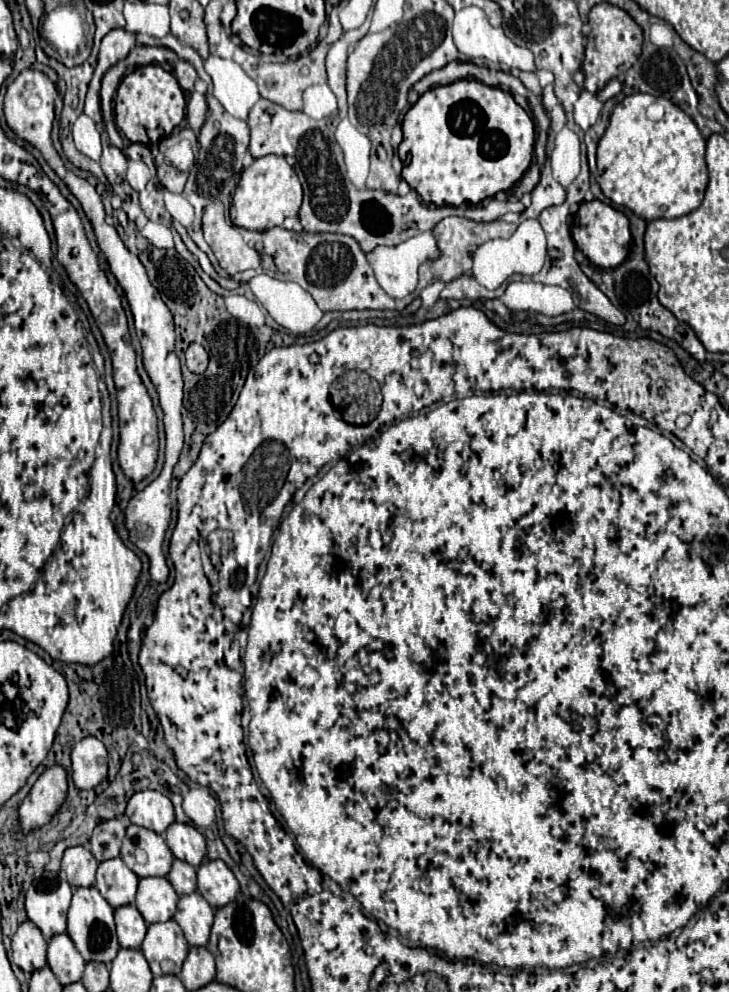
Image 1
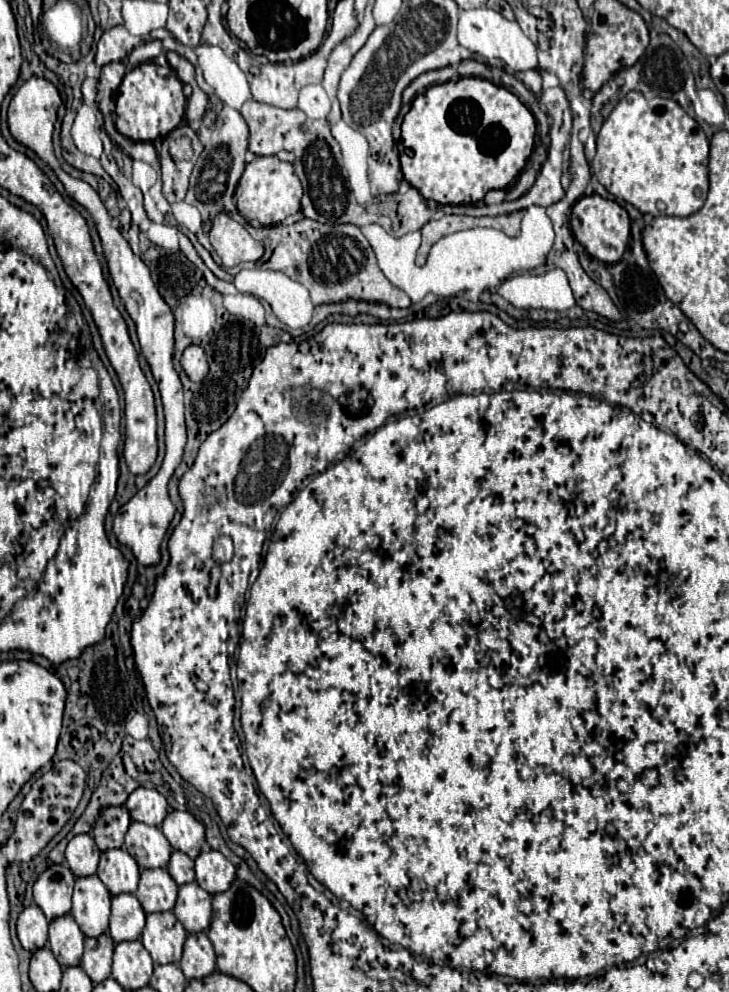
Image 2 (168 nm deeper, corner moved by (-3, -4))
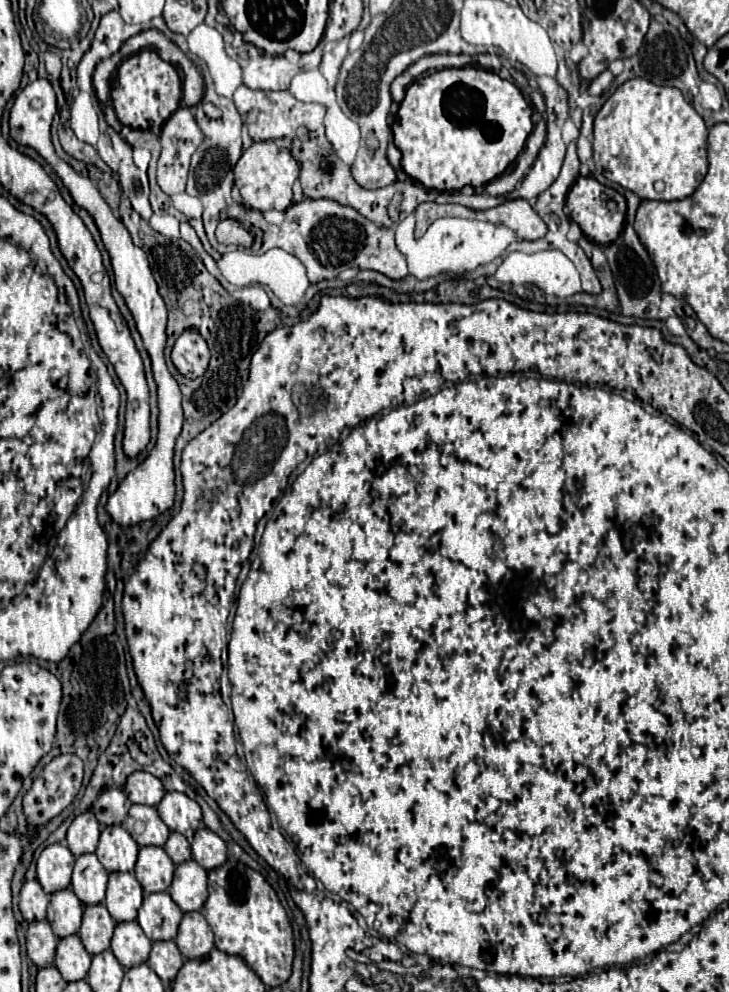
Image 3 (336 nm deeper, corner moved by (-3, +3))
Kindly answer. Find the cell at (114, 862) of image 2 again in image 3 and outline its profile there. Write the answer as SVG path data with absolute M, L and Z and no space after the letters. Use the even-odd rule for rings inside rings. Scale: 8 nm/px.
M122 826L104 828L100 834L96 856L108 872L132 874L136 866L136 858L138 858L138 844Z

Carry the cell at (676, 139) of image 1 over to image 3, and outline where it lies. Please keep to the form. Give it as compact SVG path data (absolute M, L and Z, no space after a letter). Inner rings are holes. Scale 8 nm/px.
M642 78L624 82L596 114L593 135L593 159L602 164L604 176L610 182L634 192L640 200L684 200L696 192L706 176L708 128L692 104L684 100L678 88L656 86Z

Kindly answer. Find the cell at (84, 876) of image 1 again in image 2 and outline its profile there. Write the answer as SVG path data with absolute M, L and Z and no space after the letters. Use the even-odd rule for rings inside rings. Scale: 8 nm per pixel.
M88 833L74 835L66 847L66 859L76 877L94 875L100 859L100 851Z

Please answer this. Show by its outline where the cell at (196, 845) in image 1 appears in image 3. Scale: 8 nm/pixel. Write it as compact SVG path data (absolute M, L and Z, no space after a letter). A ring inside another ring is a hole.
M166 792L158 804L158 814L172 832L186 836L188 842L192 842L196 830L202 824L200 806L182 792Z

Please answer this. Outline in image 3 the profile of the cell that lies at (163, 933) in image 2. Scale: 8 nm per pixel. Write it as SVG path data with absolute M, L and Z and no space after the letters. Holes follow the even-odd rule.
M168 892L146 894L142 908L138 910L138 924L152 940L174 940L184 912L174 904Z

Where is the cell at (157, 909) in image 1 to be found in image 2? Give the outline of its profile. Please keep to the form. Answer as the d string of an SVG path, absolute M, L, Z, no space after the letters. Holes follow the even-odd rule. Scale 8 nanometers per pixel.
M164 867L142 869L136 897L146 913L174 909L176 895L178 895L178 885L170 877L168 869Z

